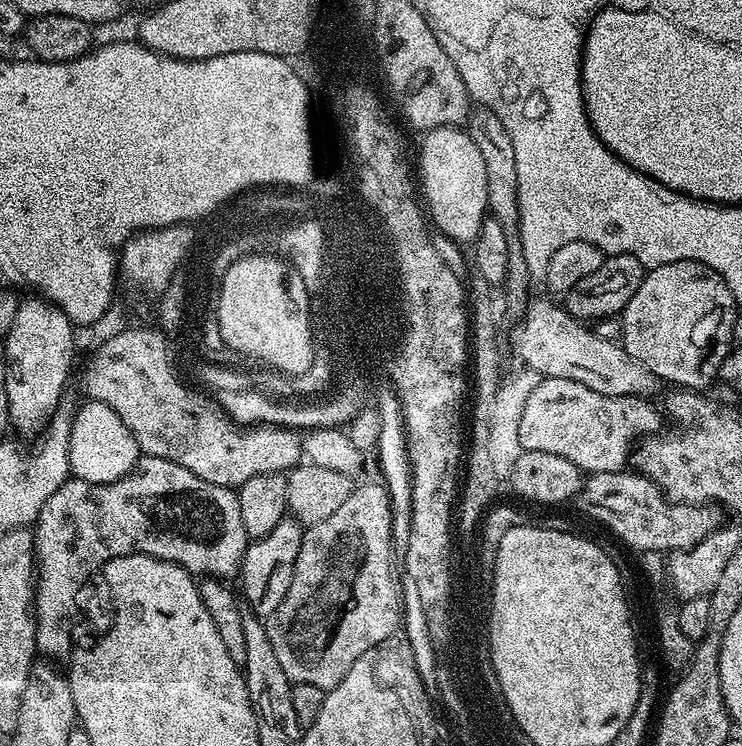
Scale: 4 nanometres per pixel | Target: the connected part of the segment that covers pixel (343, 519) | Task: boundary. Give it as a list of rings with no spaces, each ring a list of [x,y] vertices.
[[[380,482],[353,487],[332,518],[322,518],[322,522],[305,531],[290,590],[286,590],[286,598],[282,598],[278,610],[266,617],[270,646],[274,646],[274,654],[282,670],[286,670],[288,680],[325,690],[337,688],[363,652],[379,649],[397,635],[400,596],[392,581],[392,570],[392,506],[388,489]]]

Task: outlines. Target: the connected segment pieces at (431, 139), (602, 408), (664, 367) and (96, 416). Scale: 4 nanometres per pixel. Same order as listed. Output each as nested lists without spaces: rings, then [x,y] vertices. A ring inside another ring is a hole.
[[[449,126],[449,127],[437,127],[432,131],[425,131],[422,138],[424,141],[420,144],[420,184],[424,187],[424,200],[428,203],[428,210],[426,208],[427,215],[432,215],[432,220],[449,236],[452,240],[457,240],[460,244],[471,245],[476,239],[476,235],[480,232],[480,225],[484,223],[486,219],[486,213],[488,212],[488,191],[486,190],[486,165],[482,163],[482,154],[478,151],[478,146],[474,146],[474,138],[470,138],[470,134],[463,127]]]
[[[543,377],[534,386],[530,398],[526,398],[526,410],[522,410],[522,422],[518,426],[520,447],[523,451],[561,455],[584,474],[619,472],[625,467],[630,449],[638,438],[655,433],[661,427],[659,414],[641,400],[603,396],[570,378]]]
[[[669,260],[657,263],[653,267],[656,269],[653,272],[651,269],[645,275],[642,286],[638,286],[638,290],[634,290],[634,298],[630,298],[630,302],[626,302],[624,311],[618,317],[618,323],[620,323],[618,340],[626,350],[626,354],[630,354],[630,358],[634,358],[639,364],[646,366],[646,370],[653,372],[657,381],[669,380],[672,386],[679,386],[684,390],[704,390],[709,387],[706,383],[706,378],[709,378],[708,374],[702,372],[700,368],[696,370],[696,356],[694,356],[690,342],[686,338],[684,340],[676,338],[678,328],[684,326],[690,330],[690,312],[692,312],[690,280],[694,274],[700,274],[700,263],[701,261],[698,260]]]
[[[88,400],[72,418],[72,433],[68,443],[68,466],[78,480],[109,484],[121,480],[136,467],[142,453],[130,430],[111,406],[100,400]]]

